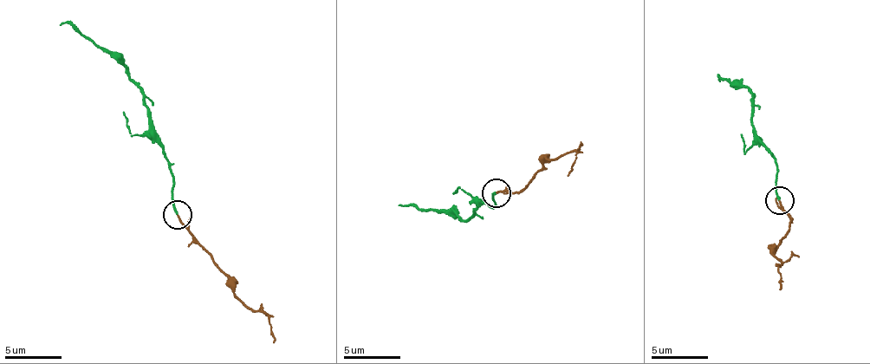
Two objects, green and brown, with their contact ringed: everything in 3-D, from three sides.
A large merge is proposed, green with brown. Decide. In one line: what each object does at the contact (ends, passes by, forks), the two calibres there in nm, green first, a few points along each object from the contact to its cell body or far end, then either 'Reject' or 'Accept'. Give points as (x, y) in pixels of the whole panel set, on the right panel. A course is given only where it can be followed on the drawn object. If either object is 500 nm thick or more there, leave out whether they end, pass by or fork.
At the ring green ends. At the ring brown ends. Thickness 180 nm (green) against 150 nm. Course of green: (779, 200), (776, 159), (753, 127), (754, 94), (720, 76), (720, 82). Course of brown: (779, 200), (791, 219), (790, 230), (775, 254), (782, 260), (777, 268), (782, 289). Accept

